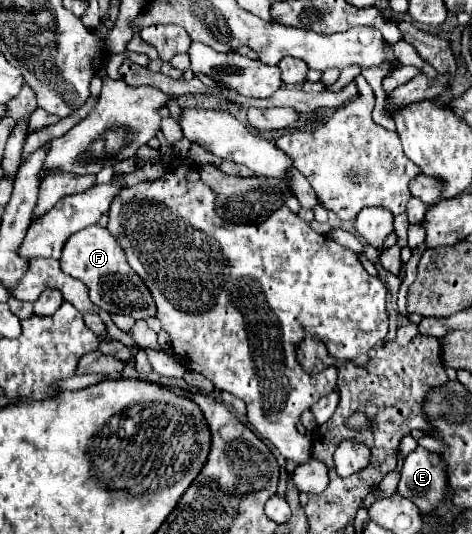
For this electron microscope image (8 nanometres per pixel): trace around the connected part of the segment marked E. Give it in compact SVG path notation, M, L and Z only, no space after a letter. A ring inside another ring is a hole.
M416 447L402 465L398 493L414 501L422 513L432 513L446 491L448 483L442 457L424 447Z

